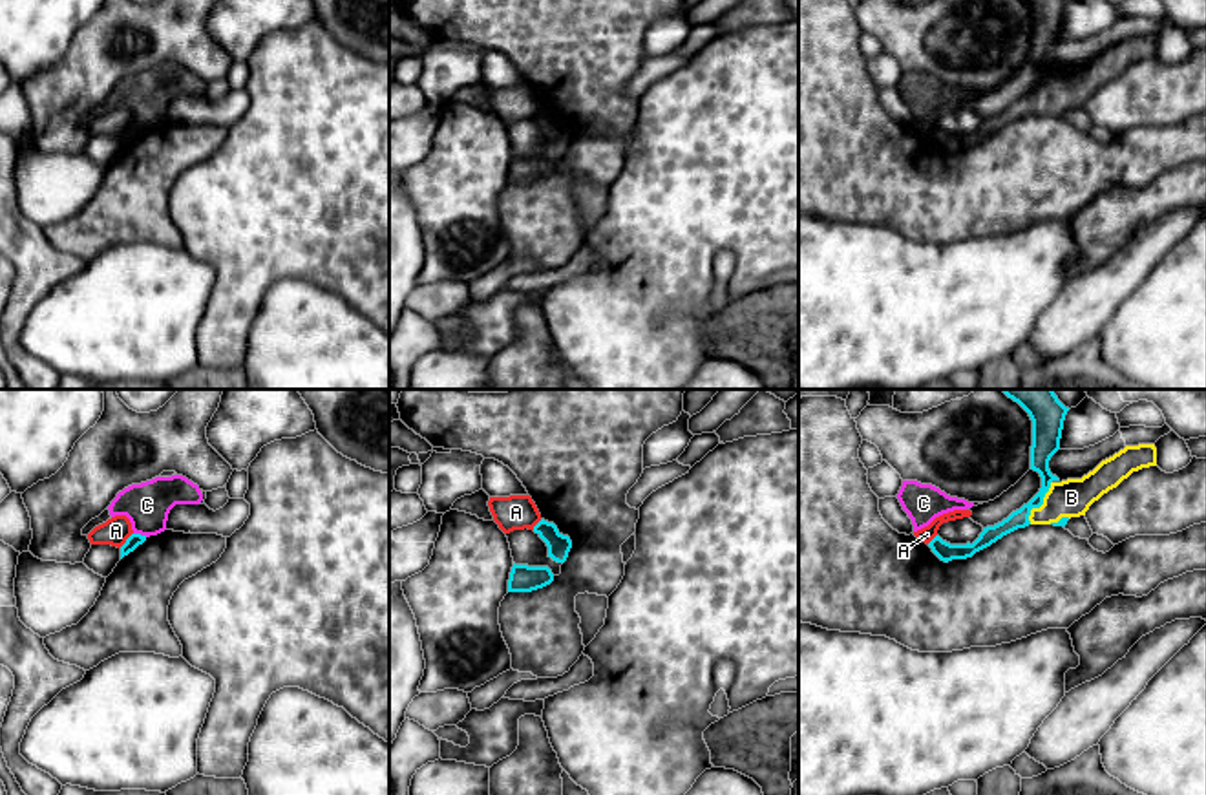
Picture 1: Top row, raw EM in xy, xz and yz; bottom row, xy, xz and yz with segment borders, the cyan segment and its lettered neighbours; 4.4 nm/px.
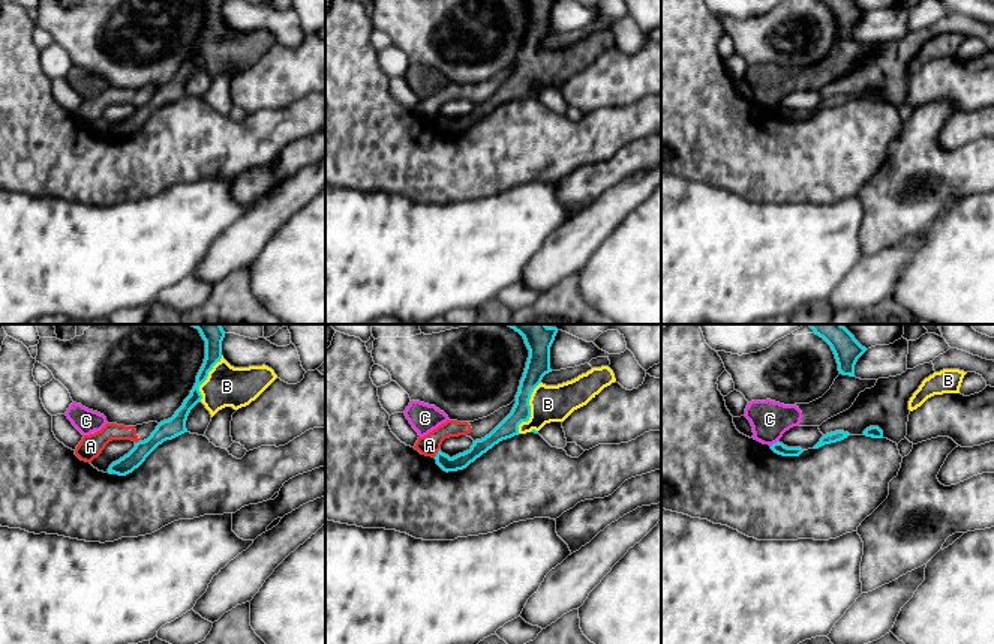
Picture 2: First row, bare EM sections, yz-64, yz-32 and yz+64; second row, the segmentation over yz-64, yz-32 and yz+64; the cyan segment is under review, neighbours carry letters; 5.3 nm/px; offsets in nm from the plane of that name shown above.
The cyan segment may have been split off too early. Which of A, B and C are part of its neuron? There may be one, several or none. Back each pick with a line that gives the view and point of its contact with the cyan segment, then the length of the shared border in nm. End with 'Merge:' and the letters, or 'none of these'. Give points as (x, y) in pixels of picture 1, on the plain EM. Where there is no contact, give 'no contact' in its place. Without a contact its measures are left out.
B: contact yz (1040, 95); length 220 nm
Merge: B

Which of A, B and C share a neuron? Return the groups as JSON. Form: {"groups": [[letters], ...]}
{"groups": [["A"], ["B"], ["C"]]}

